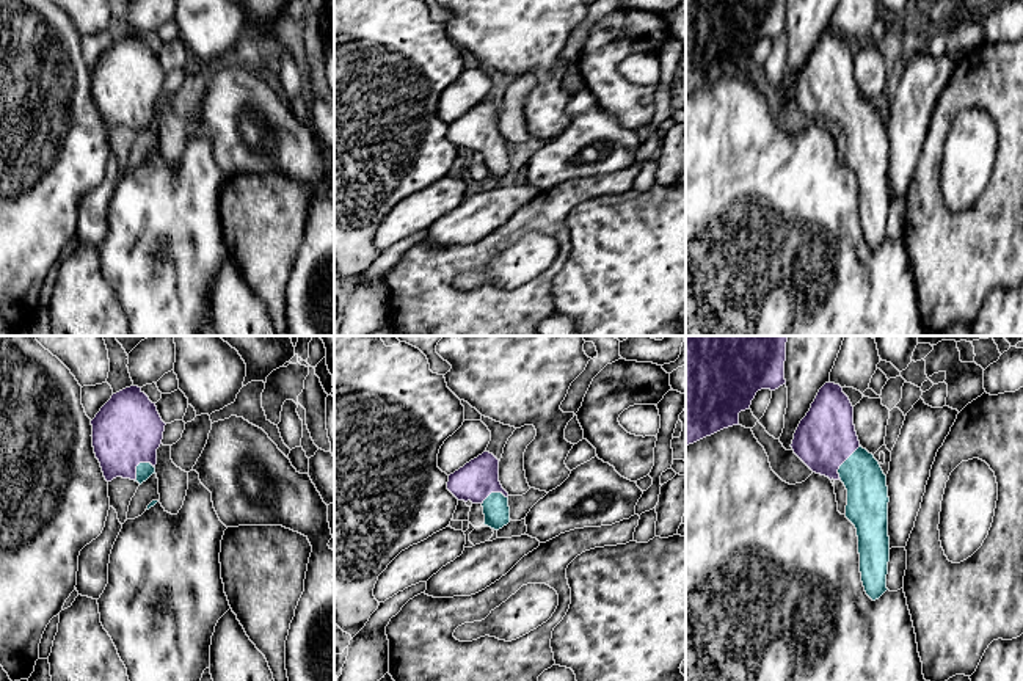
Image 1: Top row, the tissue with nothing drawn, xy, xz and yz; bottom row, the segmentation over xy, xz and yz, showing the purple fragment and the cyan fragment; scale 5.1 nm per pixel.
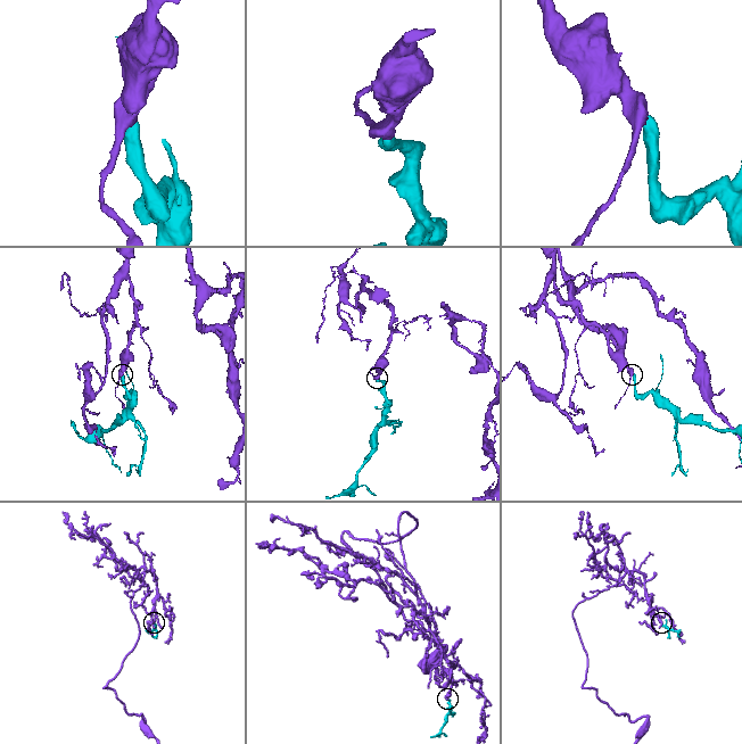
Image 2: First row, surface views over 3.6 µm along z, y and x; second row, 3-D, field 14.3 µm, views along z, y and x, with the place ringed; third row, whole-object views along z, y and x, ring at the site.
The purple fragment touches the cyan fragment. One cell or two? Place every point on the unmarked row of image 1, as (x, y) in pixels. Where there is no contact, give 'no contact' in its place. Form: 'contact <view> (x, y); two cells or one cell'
contact yz (843, 110); one cell

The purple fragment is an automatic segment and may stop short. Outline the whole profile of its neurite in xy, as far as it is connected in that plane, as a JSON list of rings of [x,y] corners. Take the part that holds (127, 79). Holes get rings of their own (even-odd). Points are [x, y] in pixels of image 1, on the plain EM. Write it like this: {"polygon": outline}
{"polygon": [[[141,36],[113,42],[91,74],[94,102],[107,130],[122,126],[141,133],[155,122],[166,72]]]}

